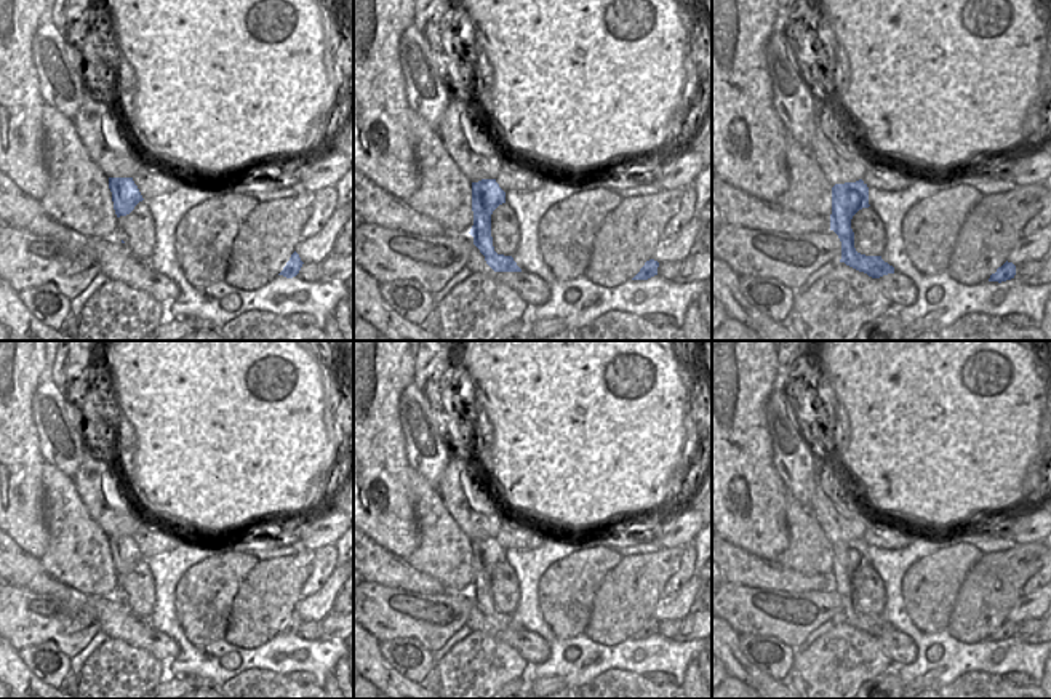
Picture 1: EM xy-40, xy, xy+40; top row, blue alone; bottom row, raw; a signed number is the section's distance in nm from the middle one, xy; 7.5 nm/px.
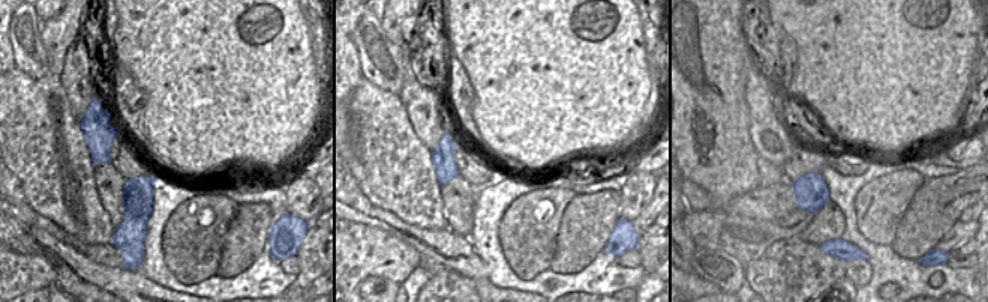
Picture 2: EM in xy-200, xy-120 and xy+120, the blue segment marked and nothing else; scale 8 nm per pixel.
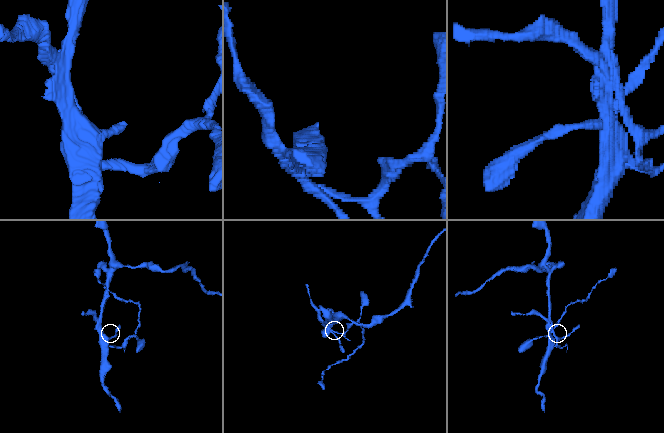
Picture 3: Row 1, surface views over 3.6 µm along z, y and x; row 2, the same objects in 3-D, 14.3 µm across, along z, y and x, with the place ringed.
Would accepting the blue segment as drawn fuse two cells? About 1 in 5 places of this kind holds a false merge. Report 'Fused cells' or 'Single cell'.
Fused cells.

